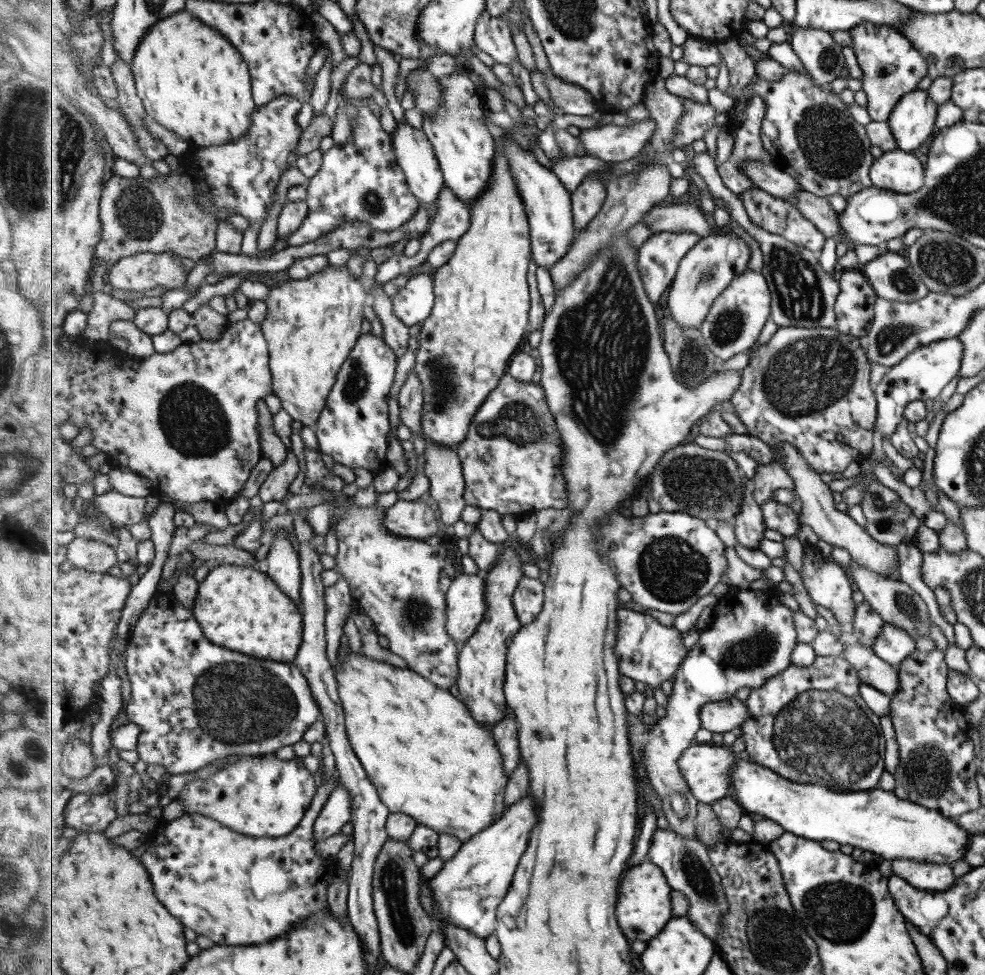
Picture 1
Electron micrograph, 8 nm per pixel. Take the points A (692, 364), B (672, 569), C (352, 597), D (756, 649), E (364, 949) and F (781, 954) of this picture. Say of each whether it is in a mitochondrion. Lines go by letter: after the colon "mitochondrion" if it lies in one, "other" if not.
A: mitochondrion
B: mitochondrion
C: other
D: mitochondrion
E: other
F: mitochondrion

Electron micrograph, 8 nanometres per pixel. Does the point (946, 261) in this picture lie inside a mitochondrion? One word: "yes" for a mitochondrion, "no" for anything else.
yes

